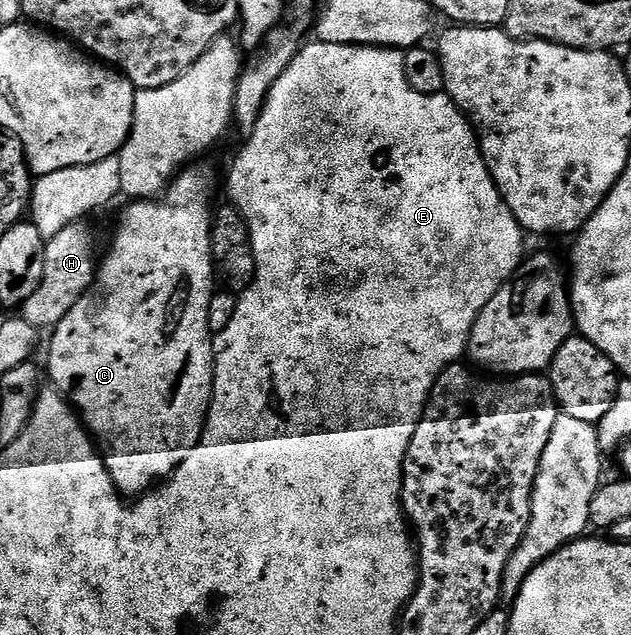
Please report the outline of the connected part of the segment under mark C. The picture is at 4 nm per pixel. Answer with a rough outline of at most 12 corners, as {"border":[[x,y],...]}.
{"border":[[212,181],[133,200],[46,377],[135,499],[212,405]]}

